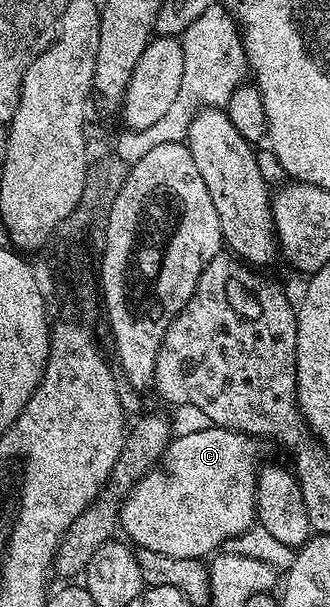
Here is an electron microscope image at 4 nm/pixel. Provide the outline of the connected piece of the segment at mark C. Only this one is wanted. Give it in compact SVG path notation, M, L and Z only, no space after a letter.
M204 425L201 433L174 436L157 466L140 483L135 484L123 500L123 507L119 510L122 534L127 534L126 538L136 548L163 553L168 557L202 560L218 552L227 541L256 522L255 443L254 438L214 425Z

